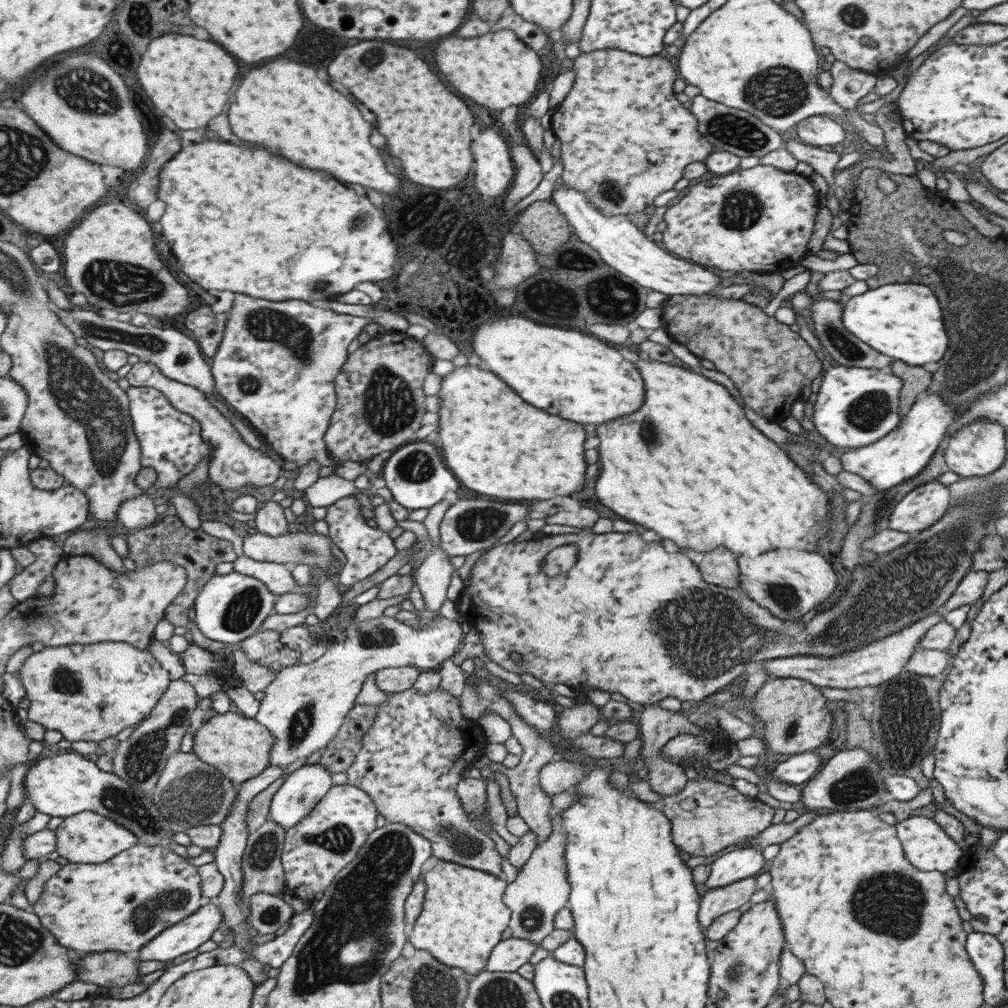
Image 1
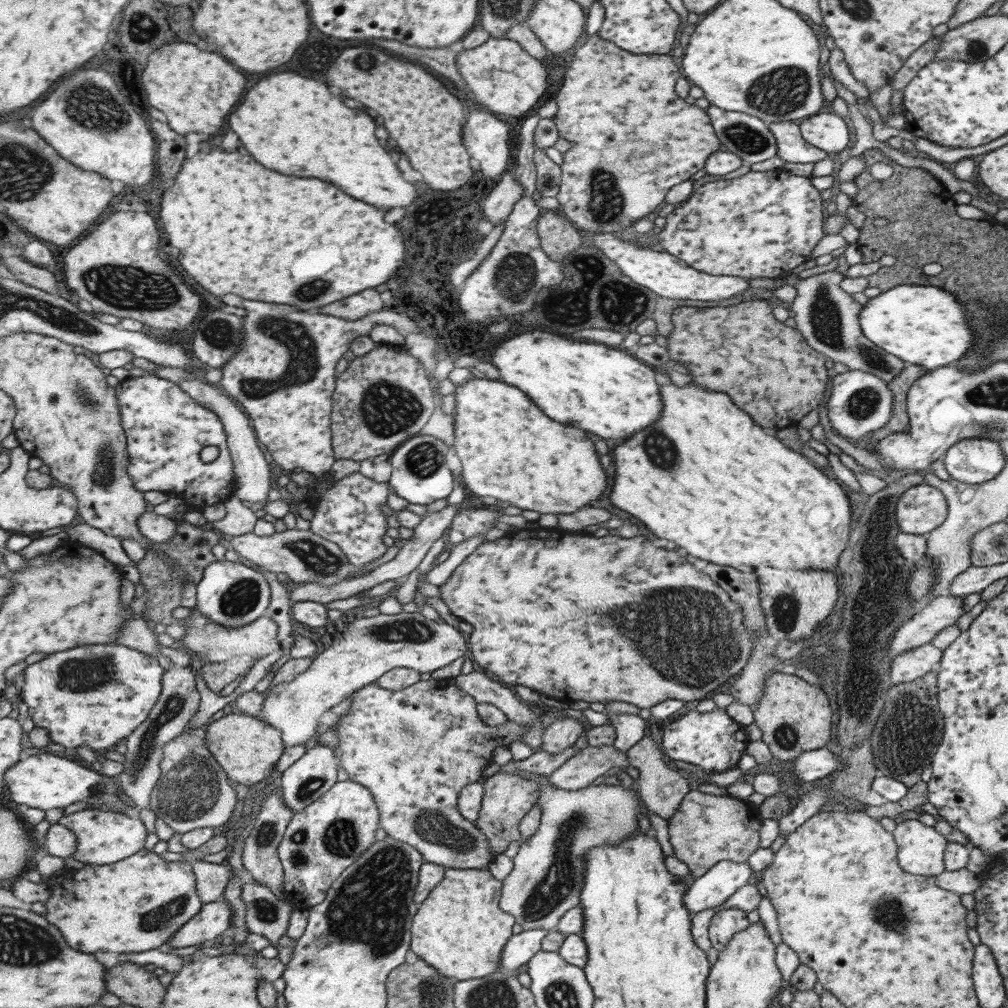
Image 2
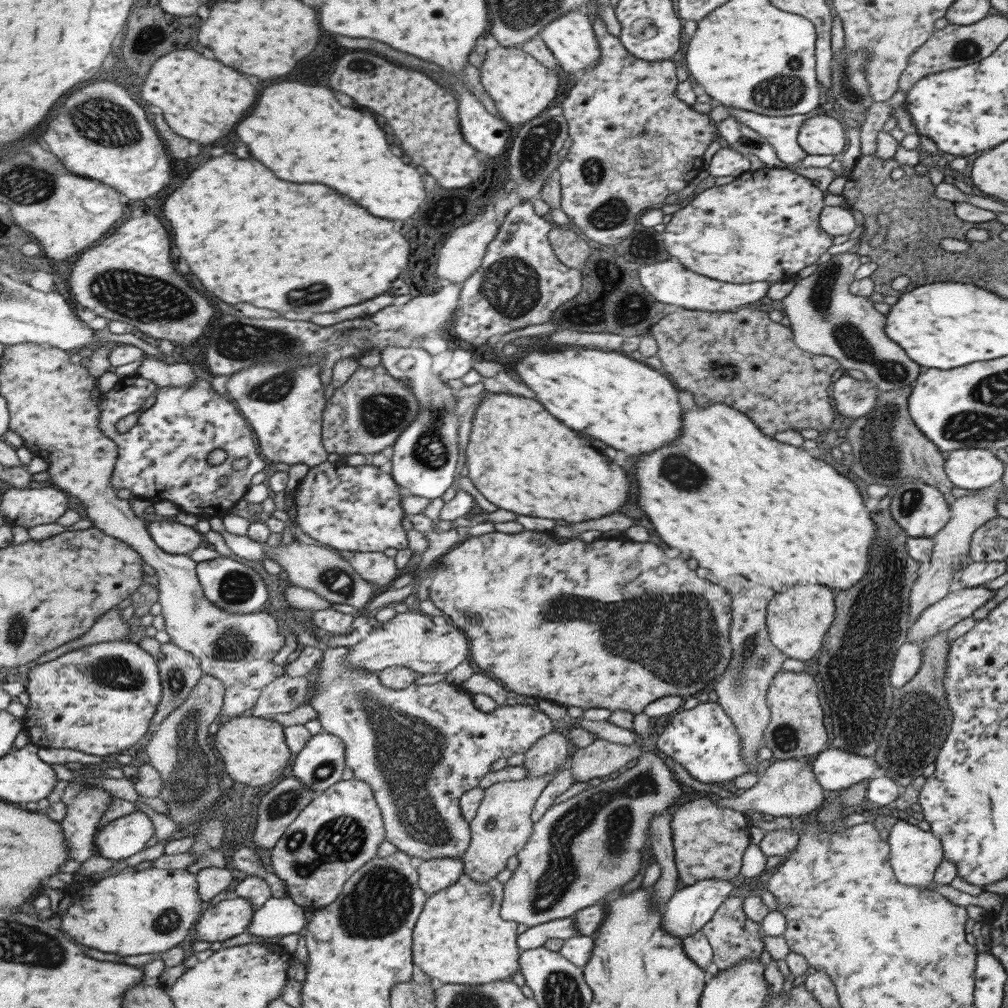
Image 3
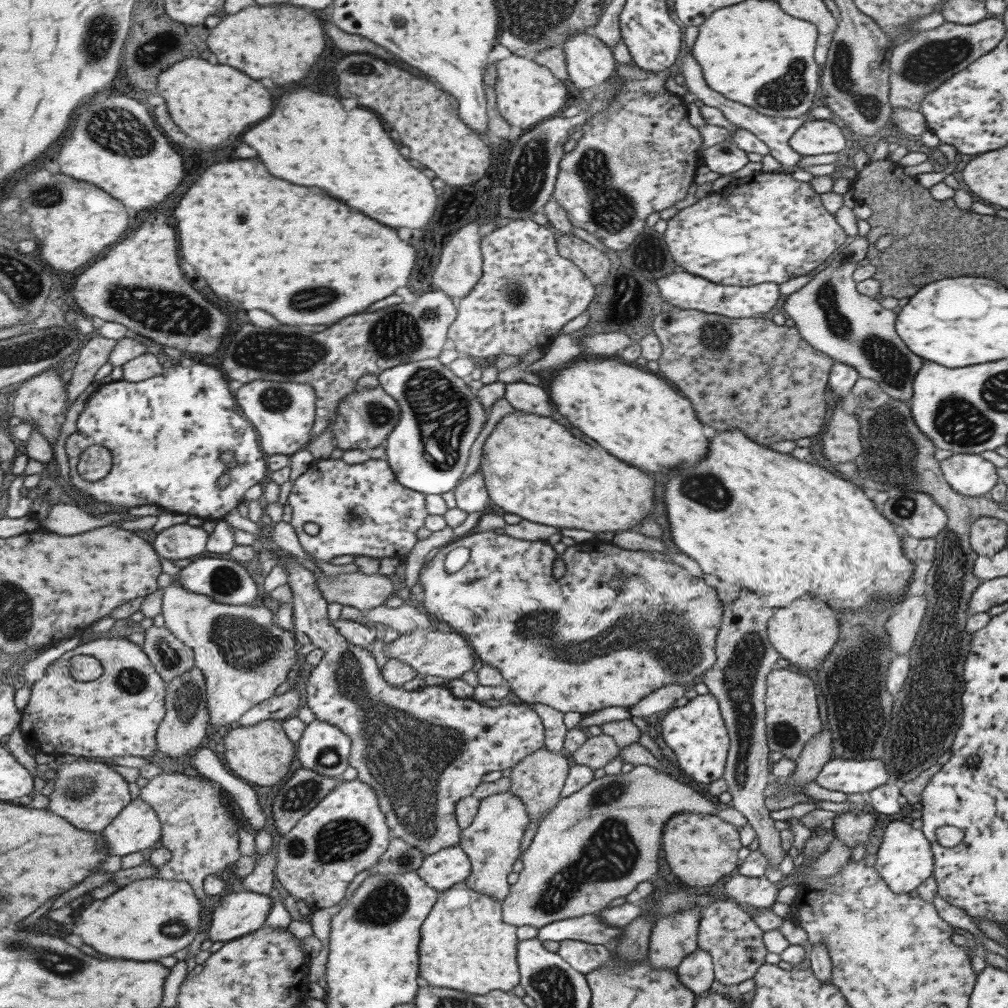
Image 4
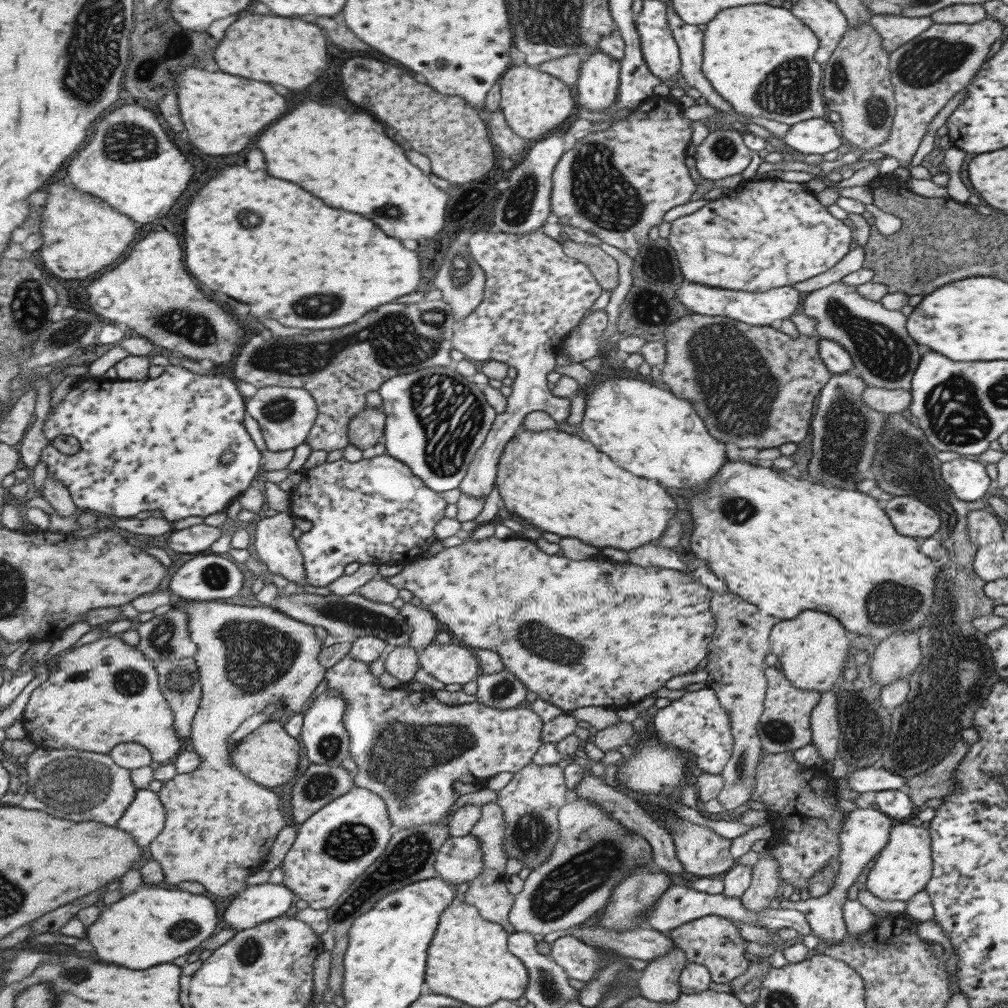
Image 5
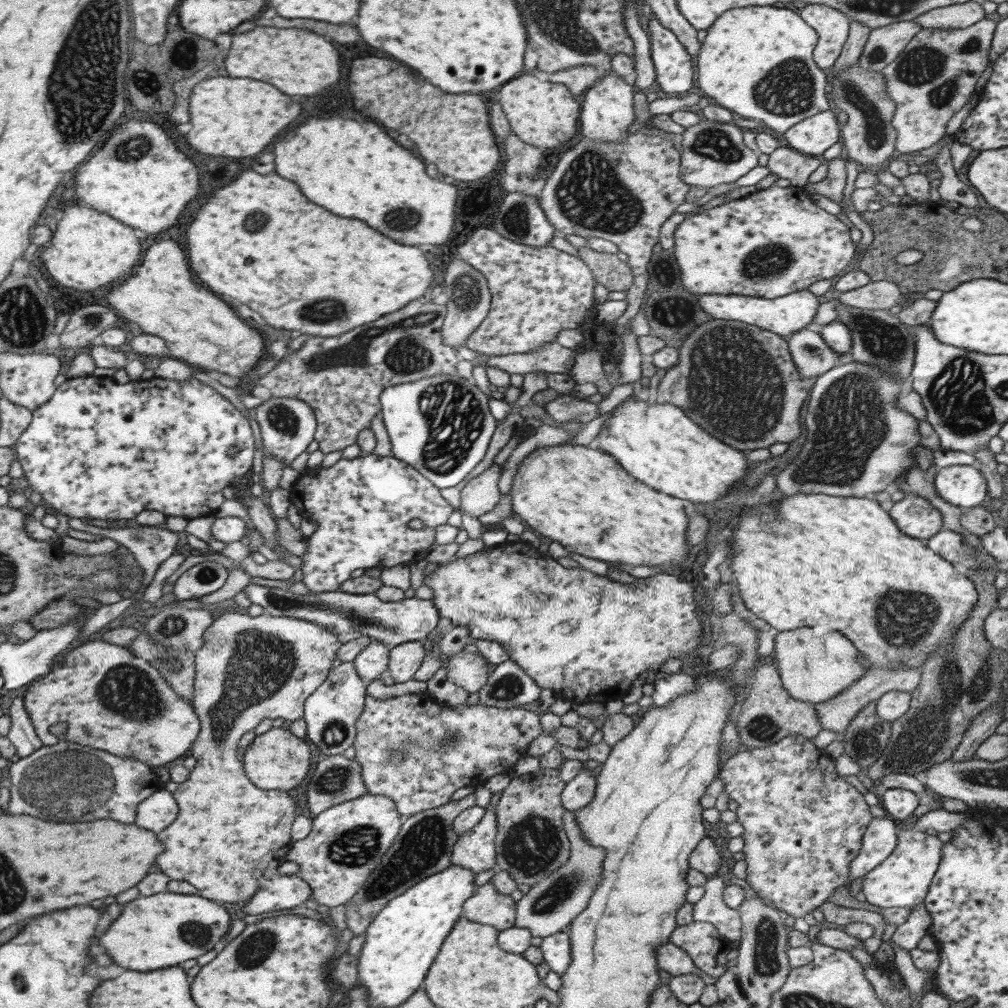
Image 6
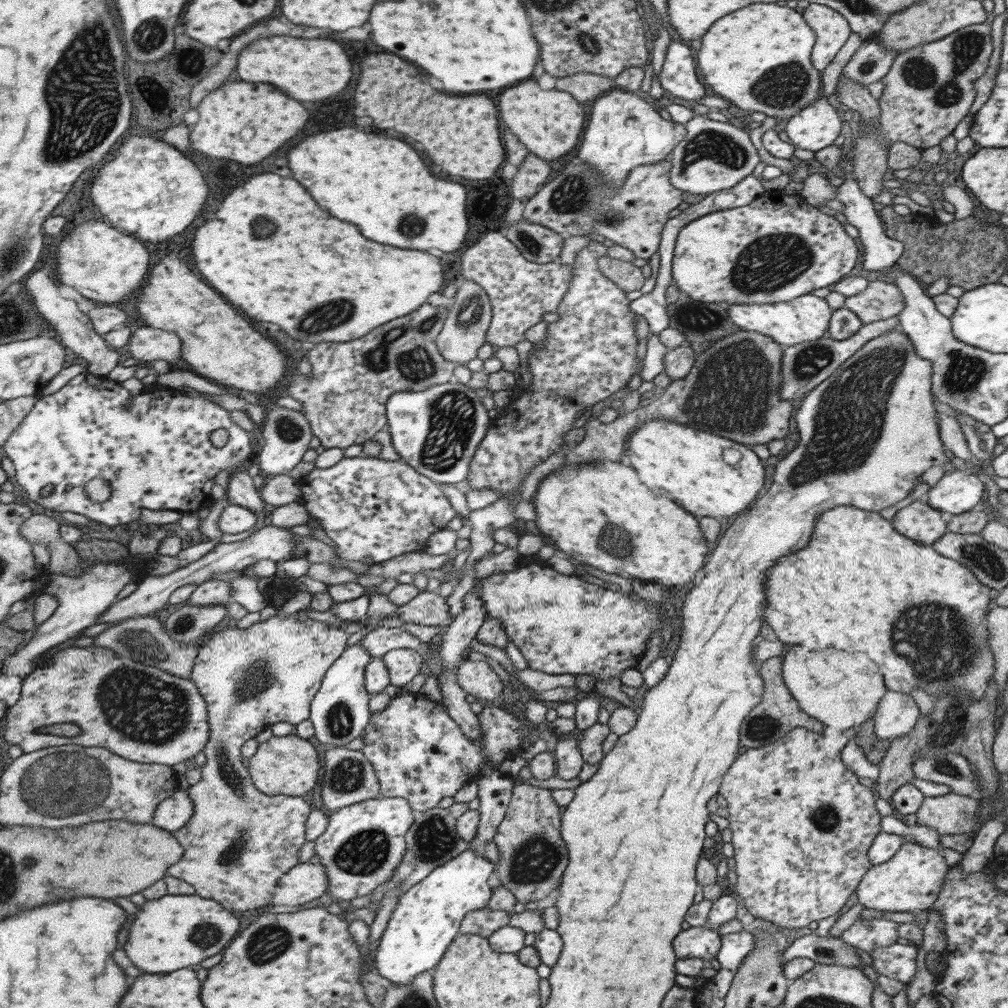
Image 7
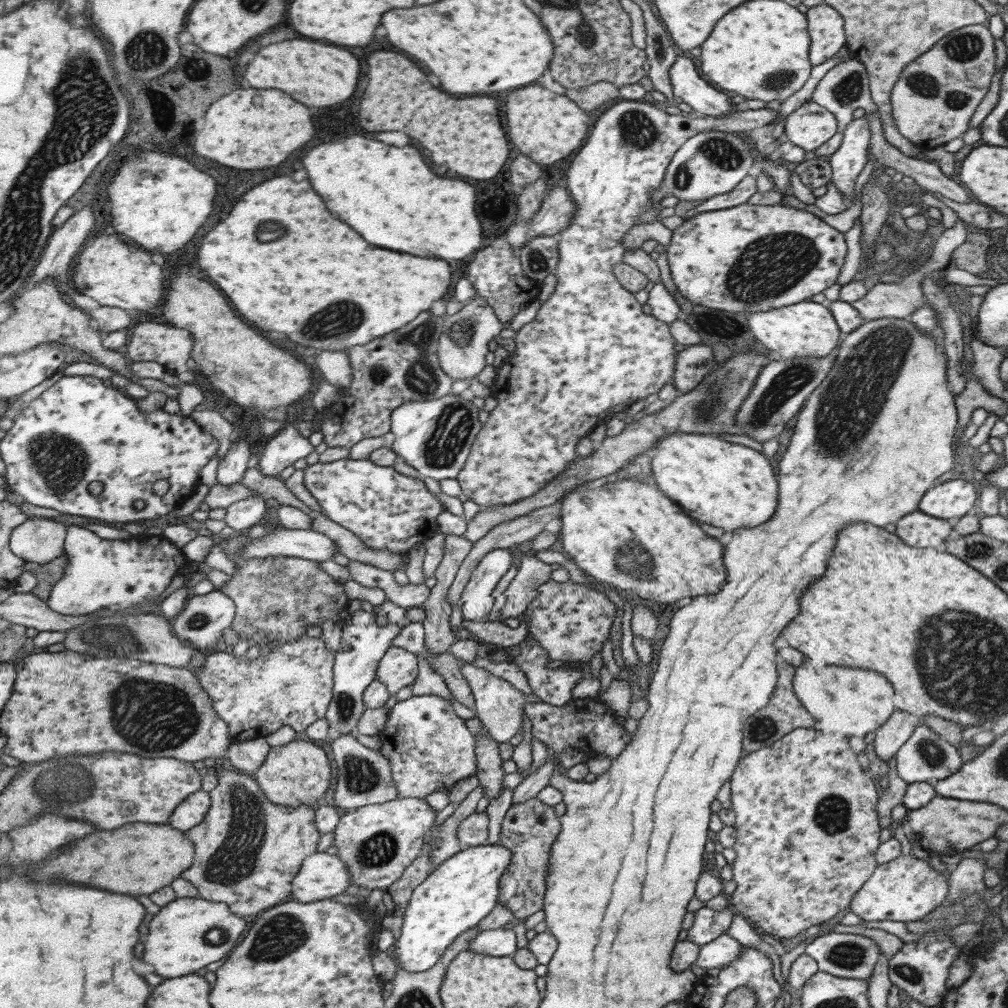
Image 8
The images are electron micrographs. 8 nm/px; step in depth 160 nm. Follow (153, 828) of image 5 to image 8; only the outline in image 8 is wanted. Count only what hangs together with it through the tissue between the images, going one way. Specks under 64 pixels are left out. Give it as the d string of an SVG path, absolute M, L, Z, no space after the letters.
M201 789L178 806L169 824L185 832L196 828L205 820L210 804L210 794Z

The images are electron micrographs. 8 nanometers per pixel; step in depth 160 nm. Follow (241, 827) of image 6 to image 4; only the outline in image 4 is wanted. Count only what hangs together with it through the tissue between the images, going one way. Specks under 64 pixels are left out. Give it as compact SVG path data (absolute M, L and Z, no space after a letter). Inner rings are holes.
M169 558L161 559L164 572L176 578L173 585L167 586L163 592L162 616L164 624L171 632L177 635L186 646L189 646L195 654L195 667L203 670L205 675L205 706L209 713L209 726L227 726L259 705L261 701L268 700L275 692L282 689L282 683L289 678L289 670L297 670L299 686L307 677L311 666L302 660L303 656L297 654L297 645L294 640L294 632L288 632L273 623L270 610L263 606L252 606L249 604L229 605L225 603L212 602L203 594L189 591L183 587L180 580L180 572L183 567L177 567ZM164 773L149 780L140 789L143 797L160 816L162 822L162 846L168 848L173 858L171 864L159 868L157 878L183 880L196 890L198 897L205 902L204 880L210 874L220 876L230 874L232 866L242 854L238 851L238 826L234 818L220 801L220 785L216 782L173 773L169 778Z

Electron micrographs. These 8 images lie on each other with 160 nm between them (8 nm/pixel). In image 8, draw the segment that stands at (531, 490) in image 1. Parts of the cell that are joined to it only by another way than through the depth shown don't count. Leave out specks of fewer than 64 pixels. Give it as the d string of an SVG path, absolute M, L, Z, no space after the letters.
M606 477L591 480L591 488L577 491L576 488L566 492L561 498L561 513L558 519L561 521L561 530L557 538L561 540L563 553L572 560L583 573L592 576L601 584L607 584L617 592L635 593L639 598L657 602L661 607L675 604L678 600L685 598L687 601L701 595L713 595L723 587L726 580L726 568L722 563L723 547L718 539L707 536L700 528L697 521L687 516L680 506L669 500L663 493L659 492L653 484L636 481L633 478L616 478L613 482L606 482Z

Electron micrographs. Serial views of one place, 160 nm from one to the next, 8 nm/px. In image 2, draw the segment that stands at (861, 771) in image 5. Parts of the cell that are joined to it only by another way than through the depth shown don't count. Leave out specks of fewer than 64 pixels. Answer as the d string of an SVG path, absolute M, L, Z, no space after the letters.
M824 746L817 750L802 752L794 761L791 772L796 780L801 782L811 782L819 780L819 778L825 778L831 772L842 768L841 760L837 760L833 753Z

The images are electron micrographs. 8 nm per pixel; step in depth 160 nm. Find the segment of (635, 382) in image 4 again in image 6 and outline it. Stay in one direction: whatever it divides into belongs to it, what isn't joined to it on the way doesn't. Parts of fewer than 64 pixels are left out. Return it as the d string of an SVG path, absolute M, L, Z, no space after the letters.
M633 400L619 403L621 407L607 421L604 422L601 431L597 433L593 446L607 454L610 454L621 468L638 481L649 486L657 492L662 492L689 502L703 502L711 504L723 498L731 486L741 482L741 478L747 472L748 461L742 451L725 445L724 442L707 434L700 426L684 415L684 412L674 404L662 402L661 404L635 402Z

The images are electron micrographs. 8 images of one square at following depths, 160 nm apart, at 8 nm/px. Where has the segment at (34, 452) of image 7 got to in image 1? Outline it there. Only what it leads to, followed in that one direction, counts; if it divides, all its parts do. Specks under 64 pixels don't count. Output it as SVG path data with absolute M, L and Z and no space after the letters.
M131 386L128 390L134 429L142 450L142 465L156 471L157 488L175 486L183 476L197 470L203 458L210 462L214 448L205 442L204 428L193 415L177 409L157 388Z

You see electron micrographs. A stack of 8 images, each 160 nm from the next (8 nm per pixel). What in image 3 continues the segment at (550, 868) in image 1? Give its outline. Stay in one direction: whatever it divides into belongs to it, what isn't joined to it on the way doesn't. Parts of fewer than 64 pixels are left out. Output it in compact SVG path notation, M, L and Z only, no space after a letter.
M642 712L635 715L633 718L632 731L640 734L640 737L642 738L640 743L640 753L636 758L637 763L633 767L617 774L617 776L602 778L602 781L597 784L597 786L588 785L588 787L577 795L574 795L557 805L549 807L541 815L539 820L532 823L532 831L527 842L515 856L517 858L517 867L515 867L515 870L511 873L509 880L507 880L505 884L502 884L502 904L500 905L499 911L499 916L501 918L506 921L513 921L517 924L525 924L527 927L532 927L560 918L573 917L574 914L582 908L593 904L603 903L603 899L607 896L608 892L620 889L626 882L629 882L629 880L637 876L637 872L639 872L639 867L641 866L641 850L644 848L644 845L647 844L647 834L650 821L654 816L656 816L656 814L664 812L666 808L679 804L682 800L681 796L684 794L683 788L675 779L673 772L663 764L659 757L655 757L652 754L650 747L655 746L655 743L653 742L653 739L649 739L649 719L650 718L645 716L645 714L642 714Z

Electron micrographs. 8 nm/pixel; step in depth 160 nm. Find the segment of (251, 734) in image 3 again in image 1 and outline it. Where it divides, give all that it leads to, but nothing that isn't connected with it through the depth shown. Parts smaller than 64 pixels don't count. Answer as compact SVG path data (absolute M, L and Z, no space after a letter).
M227 711L219 715L210 712L201 728L195 731L193 740L193 751L202 761L214 766L232 783L239 784L267 768L268 754L270 746L274 743L274 736L255 719Z

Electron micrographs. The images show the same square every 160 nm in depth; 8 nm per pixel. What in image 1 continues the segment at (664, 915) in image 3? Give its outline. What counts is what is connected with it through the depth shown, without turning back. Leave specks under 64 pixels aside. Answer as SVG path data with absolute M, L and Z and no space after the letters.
M749 847L727 852L709 865L709 876L699 888L700 894L748 876L756 876L764 862L759 848Z

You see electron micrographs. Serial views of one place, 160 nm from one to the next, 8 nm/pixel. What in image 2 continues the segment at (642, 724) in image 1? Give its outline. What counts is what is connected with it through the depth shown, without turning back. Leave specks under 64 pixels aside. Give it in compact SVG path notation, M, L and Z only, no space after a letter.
M643 737L635 742L631 748L626 750L628 764L637 768L638 777L635 780L637 784L638 796L640 797L642 808L657 814L668 821L677 810L681 799L693 787L687 776L679 769L667 766L663 761L661 751L657 748L655 741L651 737Z

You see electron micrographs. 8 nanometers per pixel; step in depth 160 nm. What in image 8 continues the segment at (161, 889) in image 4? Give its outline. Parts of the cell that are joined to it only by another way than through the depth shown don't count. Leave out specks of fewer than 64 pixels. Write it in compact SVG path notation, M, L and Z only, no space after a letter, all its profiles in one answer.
M177 898L167 904L151 922L151 934L145 942L143 960L157 968L159 976L179 978L195 974L211 962L221 960L239 940L245 922L233 916L223 902L211 902L203 898Z

